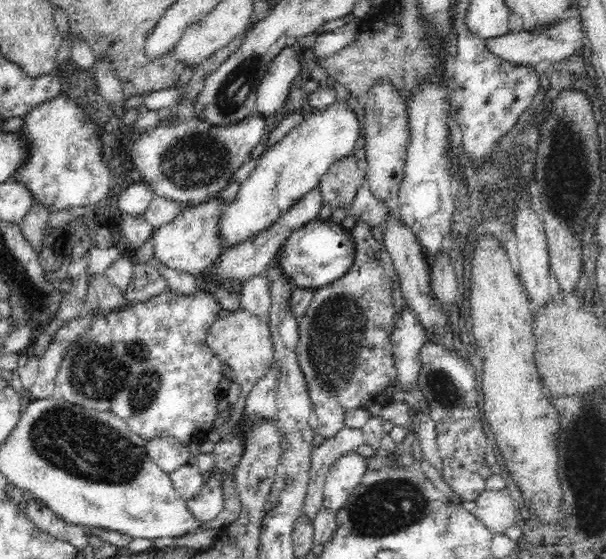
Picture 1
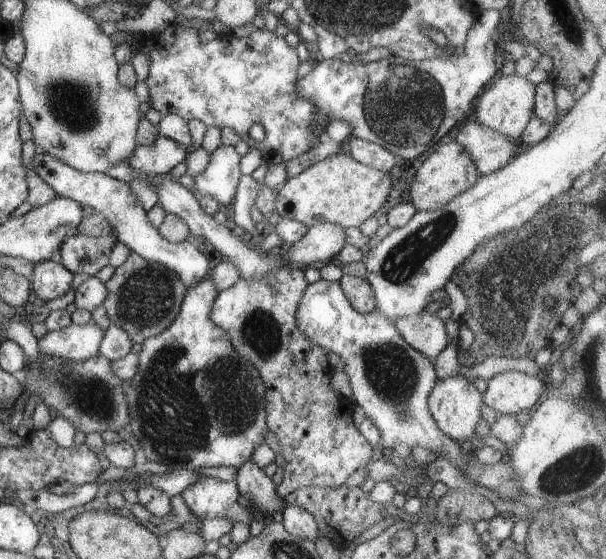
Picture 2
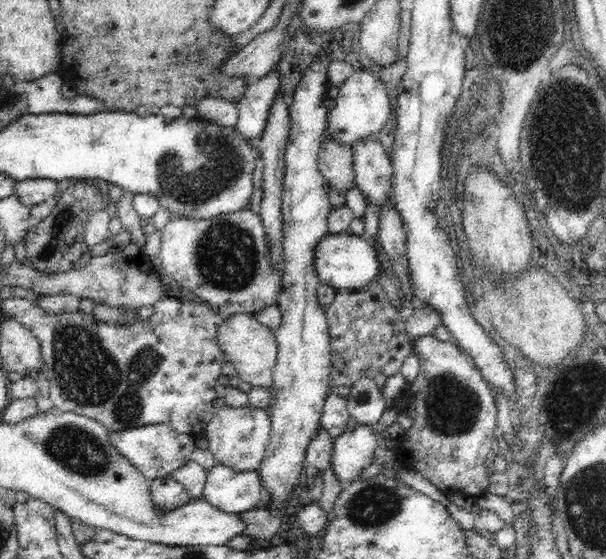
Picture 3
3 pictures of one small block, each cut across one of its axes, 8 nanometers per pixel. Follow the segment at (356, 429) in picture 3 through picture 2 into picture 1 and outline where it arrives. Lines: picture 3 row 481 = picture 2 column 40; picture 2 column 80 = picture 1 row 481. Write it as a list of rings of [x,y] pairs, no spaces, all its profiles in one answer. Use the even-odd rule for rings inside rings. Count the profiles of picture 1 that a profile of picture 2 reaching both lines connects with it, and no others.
[[[348,453],[332,464],[323,486],[323,506],[338,512],[368,470],[367,457]]]

